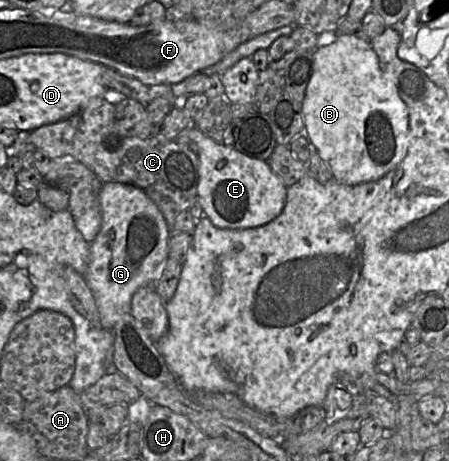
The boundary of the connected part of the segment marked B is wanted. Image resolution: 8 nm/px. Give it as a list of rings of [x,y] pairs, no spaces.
[[[348,35],[339,36],[331,44],[317,47],[314,50],[313,61],[313,73],[307,85],[305,99],[302,103],[302,113],[305,123],[304,134],[313,145],[313,148],[317,150],[326,162],[336,182],[347,186],[356,186],[381,180],[399,167],[407,154],[410,142],[410,122],[407,105],[400,98],[395,84],[382,69],[375,51],[367,40]]]

